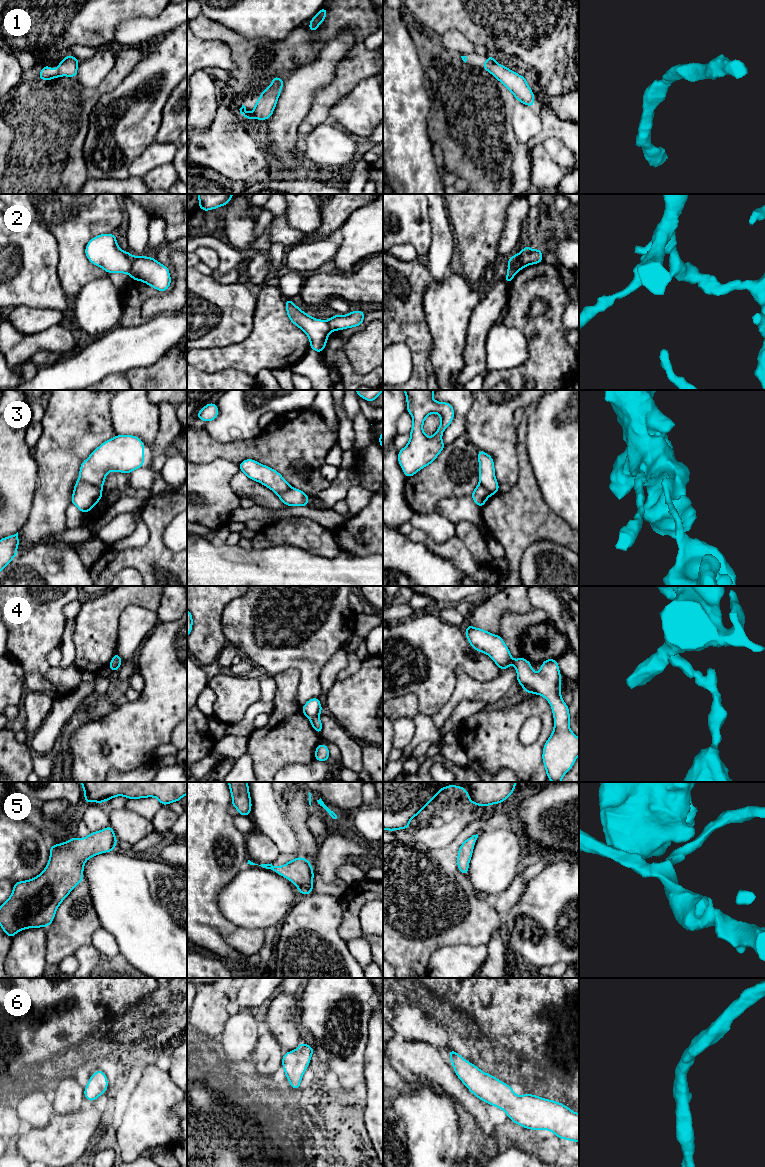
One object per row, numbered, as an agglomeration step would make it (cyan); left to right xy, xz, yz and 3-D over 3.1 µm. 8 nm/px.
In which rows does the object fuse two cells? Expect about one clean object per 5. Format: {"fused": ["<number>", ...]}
{"fused": ["2", "3", "4"]}

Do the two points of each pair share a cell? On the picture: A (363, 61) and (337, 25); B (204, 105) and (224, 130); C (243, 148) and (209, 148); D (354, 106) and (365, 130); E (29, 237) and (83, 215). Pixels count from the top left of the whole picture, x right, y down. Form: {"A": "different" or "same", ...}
{"A": "same", "B": "different", "C": "same", "D": "same", "E": "different"}

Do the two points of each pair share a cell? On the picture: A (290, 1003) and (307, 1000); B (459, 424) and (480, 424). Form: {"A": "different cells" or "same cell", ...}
{"A": "different cells", "B": "different cells"}

